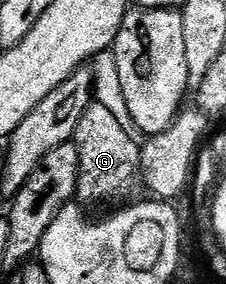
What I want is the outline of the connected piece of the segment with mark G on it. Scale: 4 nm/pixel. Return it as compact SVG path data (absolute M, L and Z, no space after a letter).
M95 100L79 119L72 143L78 148L79 176L76 197L81 203L96 202L116 194L139 175L141 143L129 138L119 121L115 120L114 114Z

